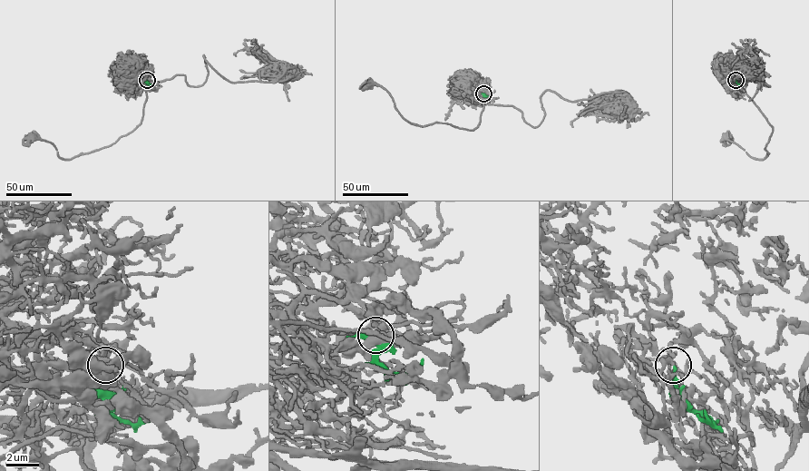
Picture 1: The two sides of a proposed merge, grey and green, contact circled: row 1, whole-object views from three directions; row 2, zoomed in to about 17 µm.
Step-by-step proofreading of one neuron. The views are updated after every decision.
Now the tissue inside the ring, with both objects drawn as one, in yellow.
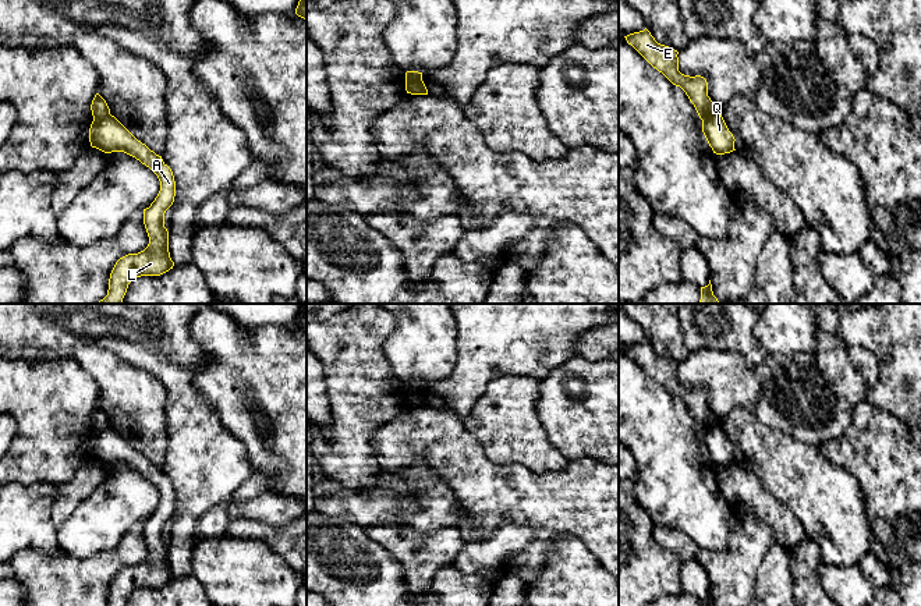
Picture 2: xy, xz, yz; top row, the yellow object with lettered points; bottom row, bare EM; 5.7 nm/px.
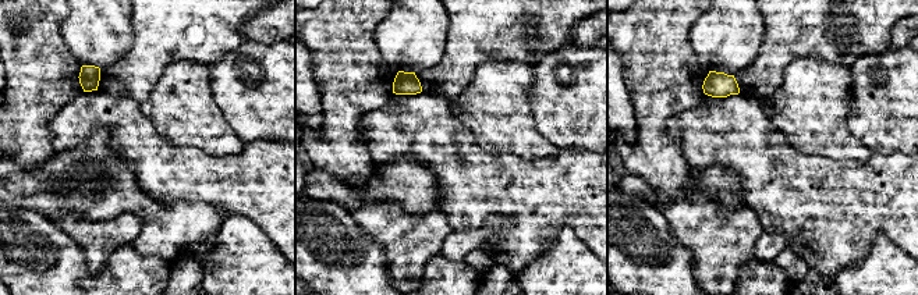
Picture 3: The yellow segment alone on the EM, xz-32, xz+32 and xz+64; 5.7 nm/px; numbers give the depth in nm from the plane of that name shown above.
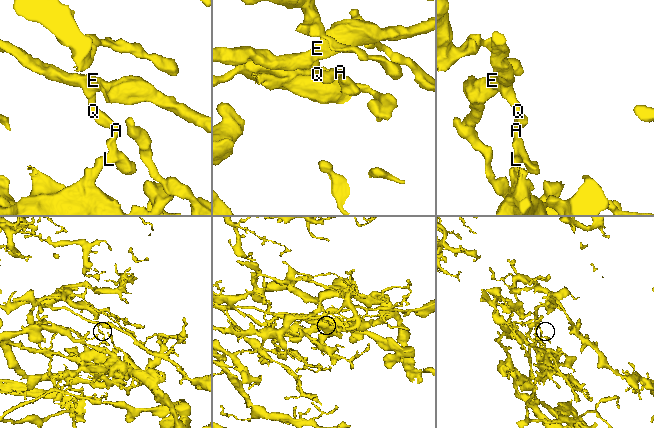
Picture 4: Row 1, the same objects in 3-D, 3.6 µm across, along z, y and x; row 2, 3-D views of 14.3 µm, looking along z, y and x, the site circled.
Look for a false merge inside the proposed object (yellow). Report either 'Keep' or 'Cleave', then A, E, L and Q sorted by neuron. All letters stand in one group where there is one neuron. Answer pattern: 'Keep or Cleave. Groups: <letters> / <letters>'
Cleave. Groups: A L Q / E

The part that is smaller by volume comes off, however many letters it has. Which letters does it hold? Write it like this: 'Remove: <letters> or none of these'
Remove: A, L, Q

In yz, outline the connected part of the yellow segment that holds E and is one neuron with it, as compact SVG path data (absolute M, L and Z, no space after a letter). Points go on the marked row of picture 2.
M647 28L624 38L653 68L686 92L701 120L720 113L720 109L708 96L706 79L701 75L690 77L679 71L677 50L658 43Z

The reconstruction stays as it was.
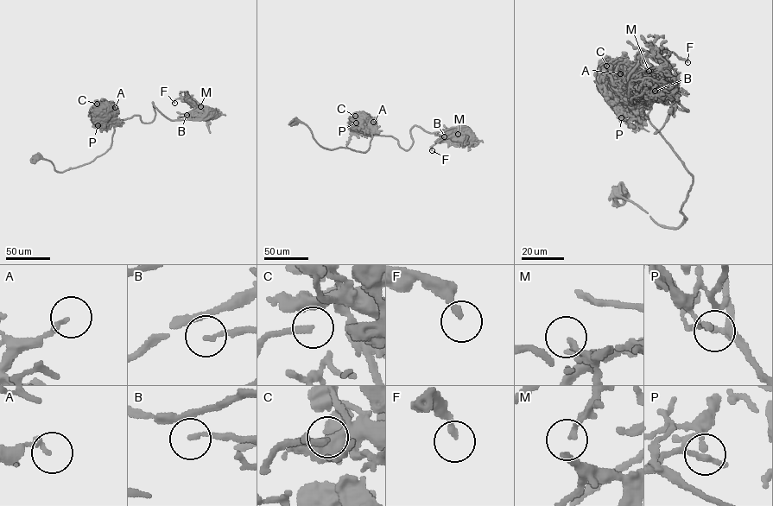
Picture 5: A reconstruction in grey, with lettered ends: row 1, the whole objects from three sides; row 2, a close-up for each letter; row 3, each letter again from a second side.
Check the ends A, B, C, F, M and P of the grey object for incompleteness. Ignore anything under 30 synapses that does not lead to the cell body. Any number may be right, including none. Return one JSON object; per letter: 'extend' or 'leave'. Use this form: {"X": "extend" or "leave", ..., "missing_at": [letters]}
{"A": "leave", "B": "leave", "C": "leave", "F": "leave", "M": "leave", "P": "leave", "missing_at": []}

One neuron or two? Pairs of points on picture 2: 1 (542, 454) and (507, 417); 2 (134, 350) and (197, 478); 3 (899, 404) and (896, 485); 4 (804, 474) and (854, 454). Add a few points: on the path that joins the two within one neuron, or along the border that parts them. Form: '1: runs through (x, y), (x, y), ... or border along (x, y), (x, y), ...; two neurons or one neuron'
1: runs through (532, 445), (514, 426); one neuron
2: runs through (169, 375), (180, 386), (197, 443); one neuron
3: border along (870, 404), (892, 414), (906, 425); two neurons
4: border along (817, 446), (832, 463), (845, 468), (857, 484); two neurons

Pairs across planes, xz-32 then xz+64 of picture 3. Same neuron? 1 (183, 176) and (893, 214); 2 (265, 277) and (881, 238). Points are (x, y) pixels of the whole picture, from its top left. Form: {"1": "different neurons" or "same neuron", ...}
{"1": "same neuron", "2": "same neuron"}

